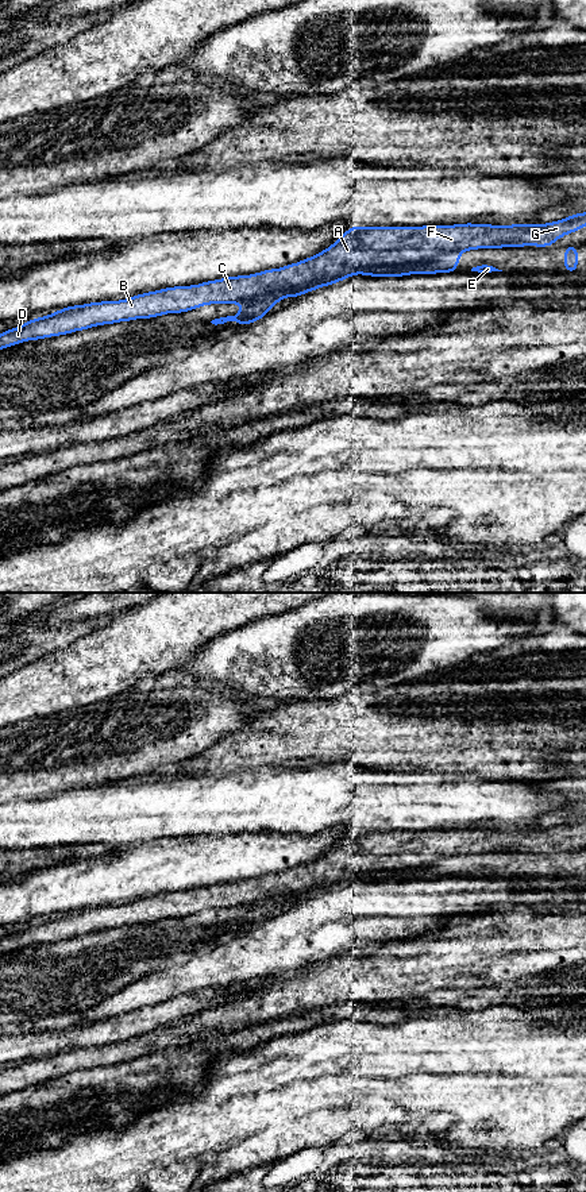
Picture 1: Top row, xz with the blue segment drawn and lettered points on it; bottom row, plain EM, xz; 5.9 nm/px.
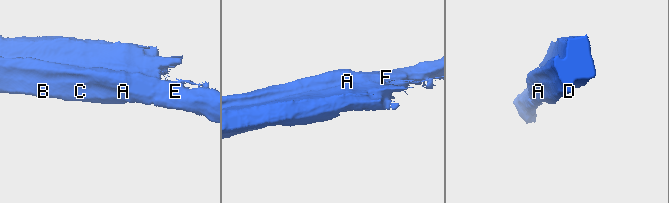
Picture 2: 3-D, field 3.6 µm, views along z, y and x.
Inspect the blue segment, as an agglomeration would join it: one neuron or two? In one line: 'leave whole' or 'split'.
split

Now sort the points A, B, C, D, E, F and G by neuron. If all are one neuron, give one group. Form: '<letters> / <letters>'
A B C D F G / E

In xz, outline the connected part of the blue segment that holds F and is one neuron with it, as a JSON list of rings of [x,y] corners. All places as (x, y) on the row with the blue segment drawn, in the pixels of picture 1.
[[[586,212],[570,215],[563,220],[547,224],[452,224],[452,225],[421,225],[421,227],[356,227],[351,225],[331,247],[301,259],[298,263],[286,265],[281,269],[263,270],[250,275],[225,277],[223,279],[205,281],[200,285],[171,286],[162,290],[147,292],[120,301],[89,302],[72,305],[55,313],[28,320],[14,329],[0,333],[0,350],[16,346],[27,340],[39,340],[50,336],[69,335],[74,331],[89,329],[96,325],[132,321],[135,319],[151,319],[166,313],[185,313],[188,310],[211,304],[239,304],[244,300],[277,290],[315,289],[347,279],[355,274],[369,275],[382,267],[401,267],[431,262],[437,251],[470,251],[478,248],[504,247],[552,247],[554,242],[563,235],[577,232],[586,227]]]

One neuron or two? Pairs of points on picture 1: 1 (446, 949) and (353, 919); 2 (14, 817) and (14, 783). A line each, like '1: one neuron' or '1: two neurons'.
1: two neurons
2: two neurons

